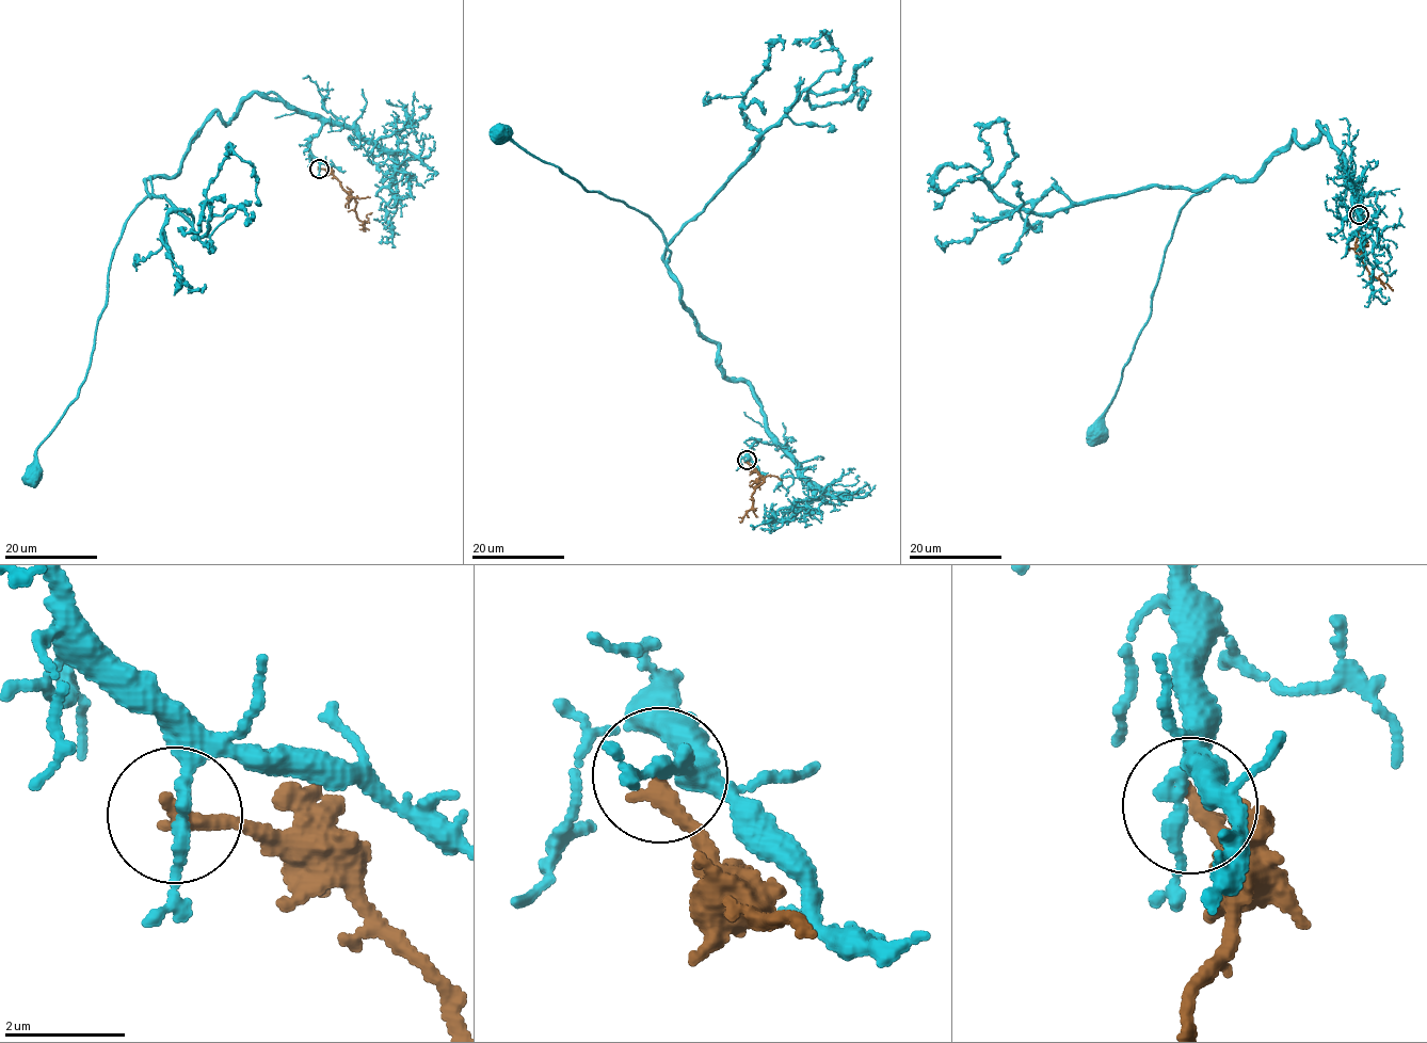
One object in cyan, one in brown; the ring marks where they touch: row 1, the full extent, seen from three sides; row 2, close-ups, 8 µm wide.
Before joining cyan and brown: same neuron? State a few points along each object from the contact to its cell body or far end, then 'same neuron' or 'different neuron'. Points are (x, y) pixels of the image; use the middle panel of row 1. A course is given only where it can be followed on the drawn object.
cyan runs (748, 461), (758, 442), (775, 443), (746, 383), (728, 378), (718, 346), (682, 298), (663, 233), (499, 131); brown runs (748, 461), (764, 480), (752, 495), (752, 508), (739, 522); different neuron

